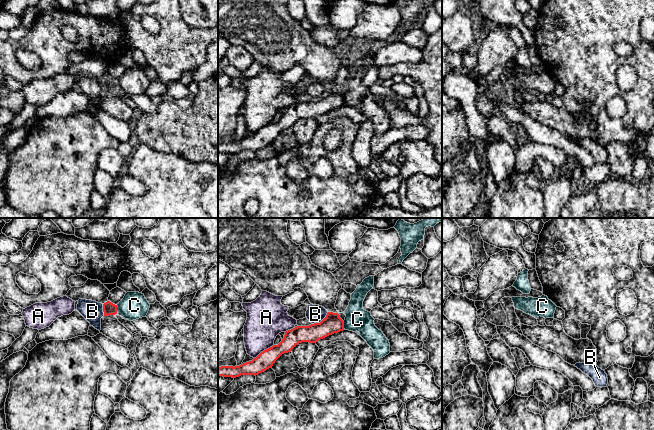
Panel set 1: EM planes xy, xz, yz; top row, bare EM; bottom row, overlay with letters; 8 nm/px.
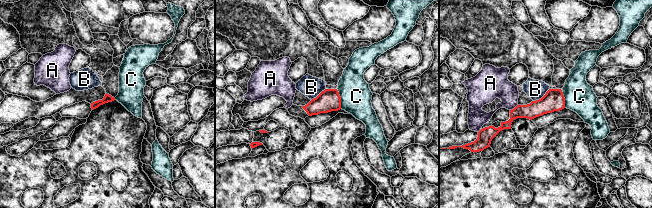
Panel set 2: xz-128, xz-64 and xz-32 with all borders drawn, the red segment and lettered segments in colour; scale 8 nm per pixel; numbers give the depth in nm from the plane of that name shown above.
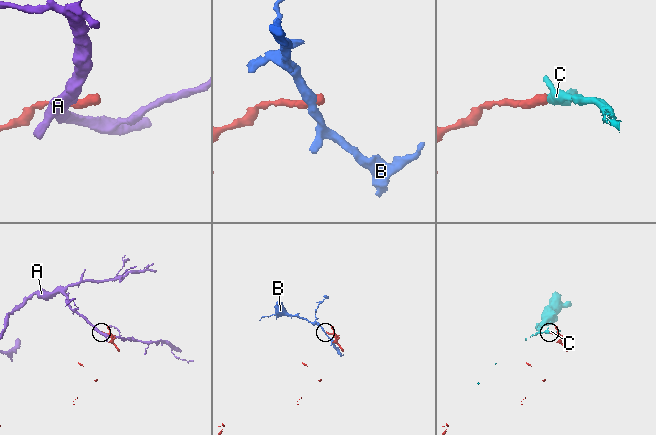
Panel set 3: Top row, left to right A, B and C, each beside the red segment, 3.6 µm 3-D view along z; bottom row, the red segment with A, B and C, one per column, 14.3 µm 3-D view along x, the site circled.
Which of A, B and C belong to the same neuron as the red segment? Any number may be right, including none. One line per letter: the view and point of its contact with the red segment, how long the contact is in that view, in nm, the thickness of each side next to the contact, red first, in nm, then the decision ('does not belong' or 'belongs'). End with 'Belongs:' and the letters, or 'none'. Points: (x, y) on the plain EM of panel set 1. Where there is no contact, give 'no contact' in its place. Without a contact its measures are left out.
A: xz (264, 126) | 200 nm | 140/300 nm | does not belong
B: xz (321, 97) | 170 nm | 160/140 nm | does not belong
C: xy (116, 85) | 70 nm | 100/220 nm | does not belong
Belongs: none

